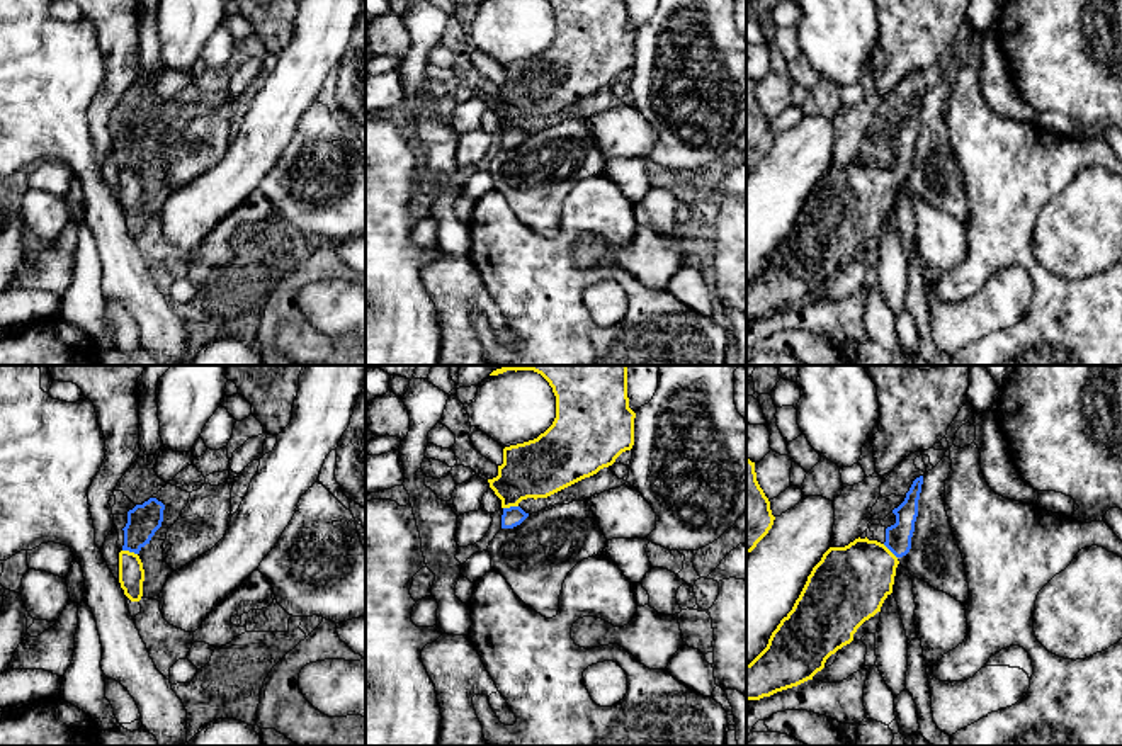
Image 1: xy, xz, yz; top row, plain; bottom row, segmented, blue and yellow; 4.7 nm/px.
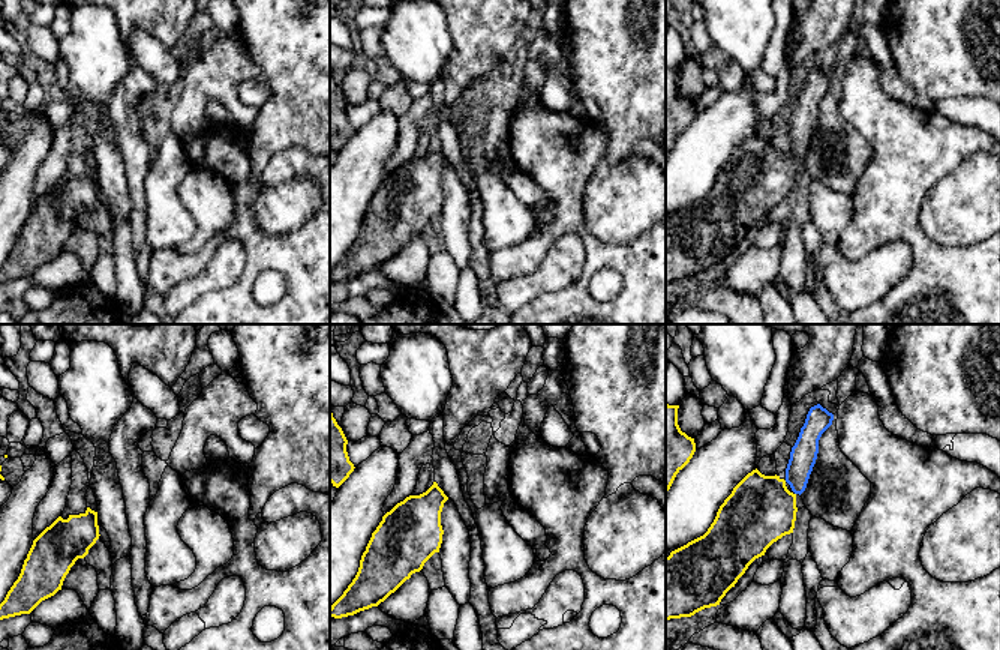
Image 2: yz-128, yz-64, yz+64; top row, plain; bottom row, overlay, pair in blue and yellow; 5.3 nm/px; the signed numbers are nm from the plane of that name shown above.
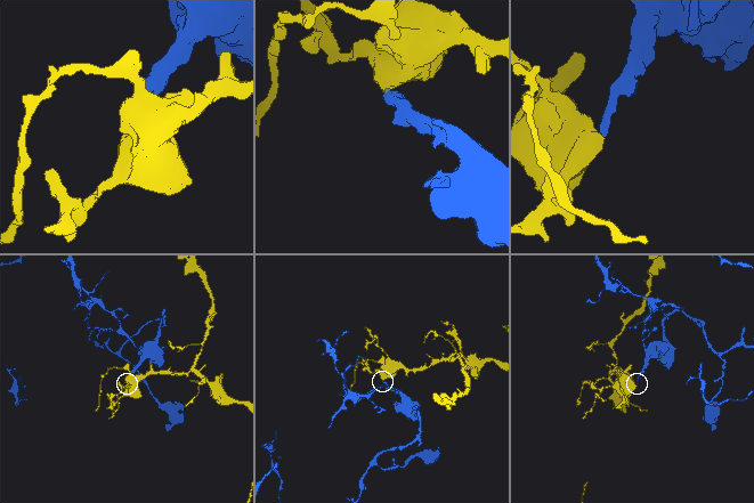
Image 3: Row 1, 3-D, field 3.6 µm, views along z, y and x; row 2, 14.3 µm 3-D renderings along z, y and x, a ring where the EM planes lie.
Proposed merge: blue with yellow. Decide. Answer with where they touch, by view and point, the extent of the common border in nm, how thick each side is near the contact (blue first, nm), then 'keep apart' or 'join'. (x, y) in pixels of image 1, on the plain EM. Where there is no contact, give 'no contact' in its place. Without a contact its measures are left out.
meets blue in xy at (130, 170); contact 80 nm long; 160 nm thick on the blue side, 130 nm on the other; join

